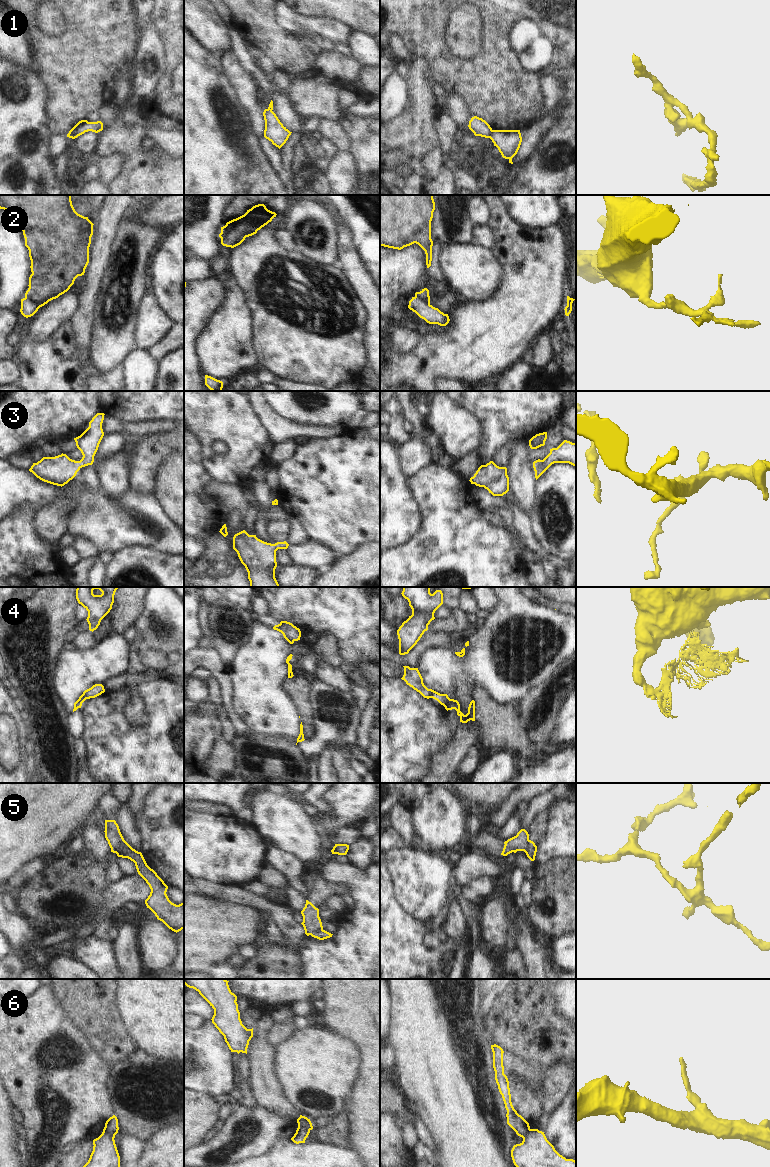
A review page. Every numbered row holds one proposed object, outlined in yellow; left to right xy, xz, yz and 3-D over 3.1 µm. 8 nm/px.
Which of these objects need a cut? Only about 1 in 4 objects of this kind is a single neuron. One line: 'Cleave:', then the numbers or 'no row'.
Cleave: 1, 2, 4, 5, 6

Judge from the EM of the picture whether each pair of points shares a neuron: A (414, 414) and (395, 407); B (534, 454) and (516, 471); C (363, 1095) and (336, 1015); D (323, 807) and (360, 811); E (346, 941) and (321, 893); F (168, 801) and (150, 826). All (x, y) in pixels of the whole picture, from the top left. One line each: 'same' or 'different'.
A: different
B: different
C: same
D: different
E: different
F: same

